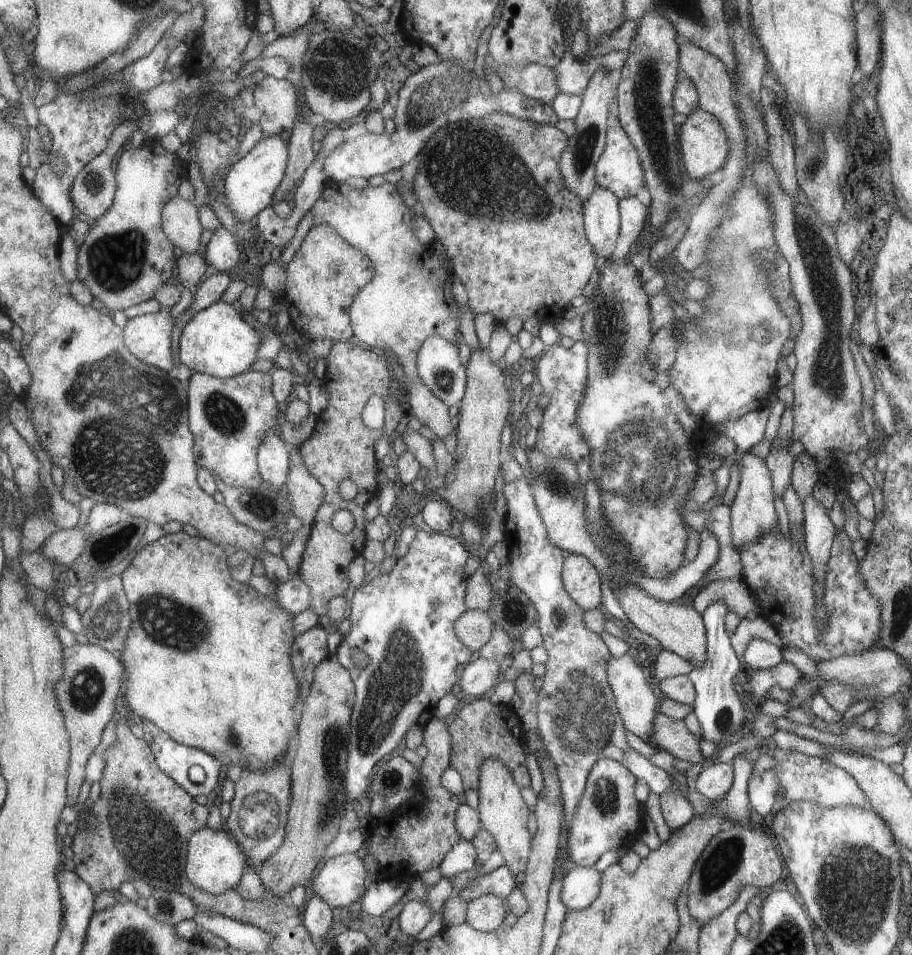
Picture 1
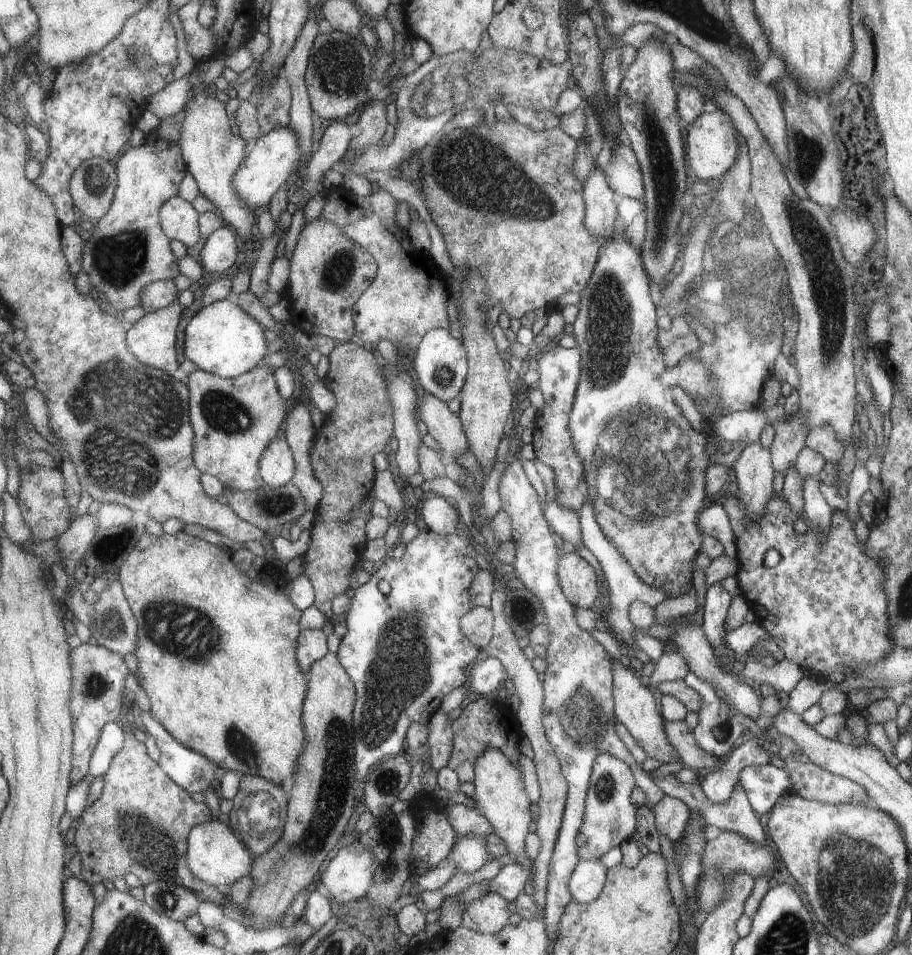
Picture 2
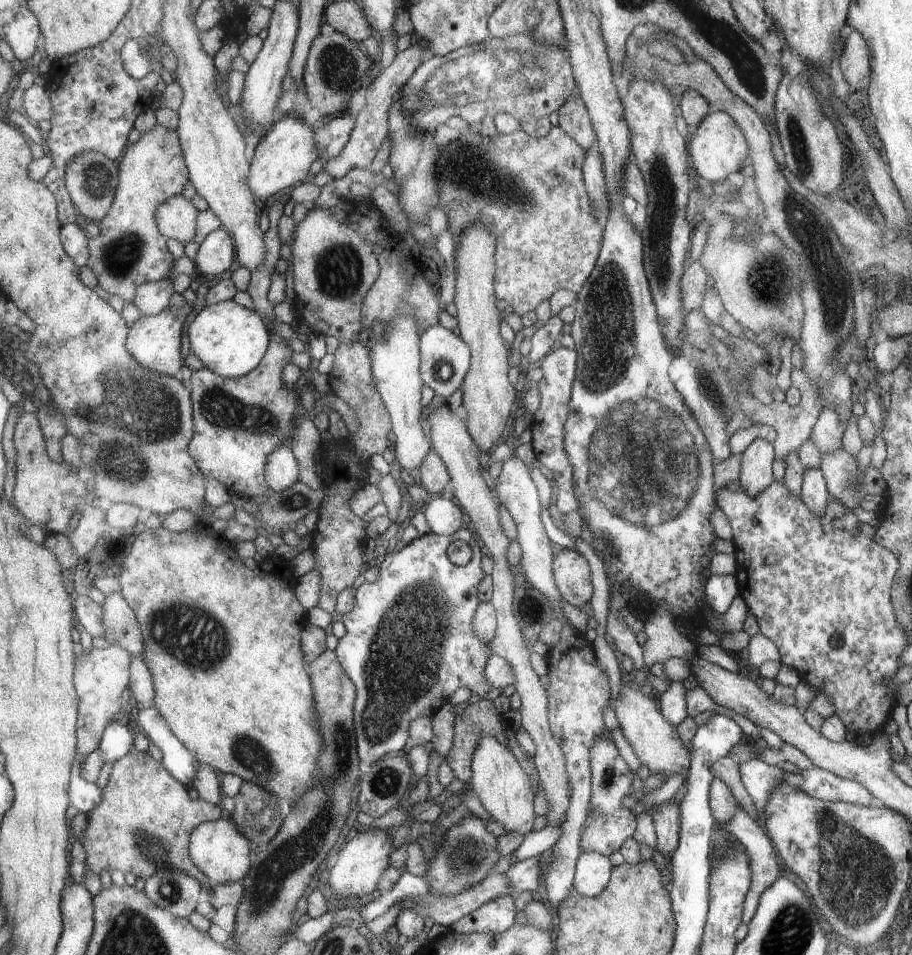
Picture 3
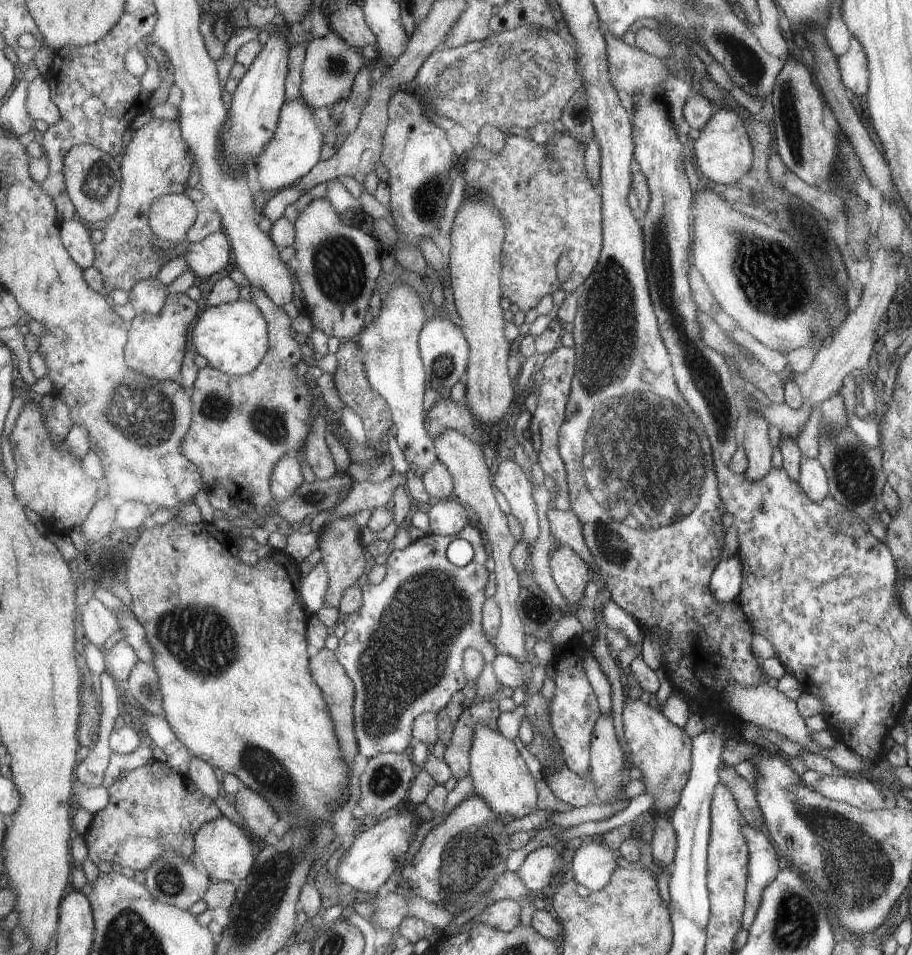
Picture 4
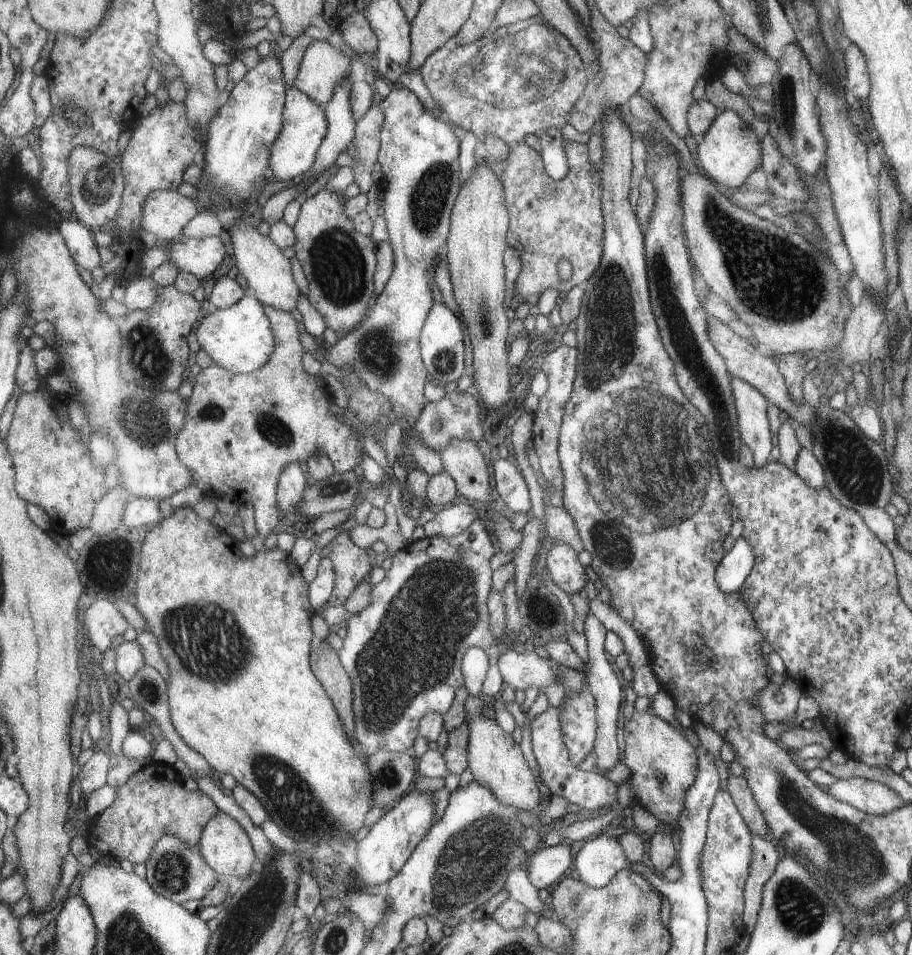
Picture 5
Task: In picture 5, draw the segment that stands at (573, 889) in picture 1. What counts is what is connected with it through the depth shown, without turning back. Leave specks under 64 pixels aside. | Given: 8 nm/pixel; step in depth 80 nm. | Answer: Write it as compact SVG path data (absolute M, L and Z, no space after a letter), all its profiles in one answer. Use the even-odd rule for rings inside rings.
M607 828L578 845L571 869L577 870L579 881L590 887L602 887L617 871L628 869L631 862L625 858L617 838L618 835Z

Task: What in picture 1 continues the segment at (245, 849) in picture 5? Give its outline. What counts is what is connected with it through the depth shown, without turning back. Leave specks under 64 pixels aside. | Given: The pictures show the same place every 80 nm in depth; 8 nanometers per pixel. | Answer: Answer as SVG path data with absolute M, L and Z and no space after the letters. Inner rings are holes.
M203 827L196 830L196 833L190 838L187 874L198 889L206 890L214 895L235 889L248 867L252 866L240 842L233 838L226 827L219 830Z

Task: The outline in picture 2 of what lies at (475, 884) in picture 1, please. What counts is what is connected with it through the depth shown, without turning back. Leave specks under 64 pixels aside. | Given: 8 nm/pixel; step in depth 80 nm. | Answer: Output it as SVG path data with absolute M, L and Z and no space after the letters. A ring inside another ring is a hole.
M507 864L502 866L497 874L487 880L488 893L500 895L501 898L508 900L508 903L512 903L513 898L523 891L525 883L530 882L531 871L527 870L525 866L521 864Z

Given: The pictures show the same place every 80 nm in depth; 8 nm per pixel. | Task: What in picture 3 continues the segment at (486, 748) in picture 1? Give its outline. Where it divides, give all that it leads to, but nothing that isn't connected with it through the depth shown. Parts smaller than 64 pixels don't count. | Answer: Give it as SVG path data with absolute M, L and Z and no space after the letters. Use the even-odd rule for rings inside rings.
M480 699L474 704L467 704L461 714L455 717L455 737L452 739L452 749L445 754L443 762L449 766L453 777L462 783L469 783L472 778L472 756L481 738L493 736L499 743L508 742L508 728L504 722L504 716L499 714L491 700Z

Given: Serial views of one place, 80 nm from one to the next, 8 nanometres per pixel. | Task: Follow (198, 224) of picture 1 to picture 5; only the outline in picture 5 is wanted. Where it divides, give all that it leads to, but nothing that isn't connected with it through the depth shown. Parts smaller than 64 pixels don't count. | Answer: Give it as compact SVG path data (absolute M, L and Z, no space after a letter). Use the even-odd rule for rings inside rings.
M157 189L145 199L142 228L153 233L162 244L170 243L182 237L185 226L199 213L194 198Z

